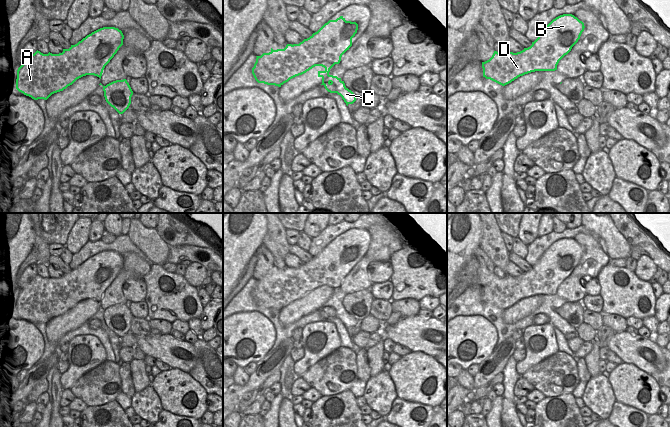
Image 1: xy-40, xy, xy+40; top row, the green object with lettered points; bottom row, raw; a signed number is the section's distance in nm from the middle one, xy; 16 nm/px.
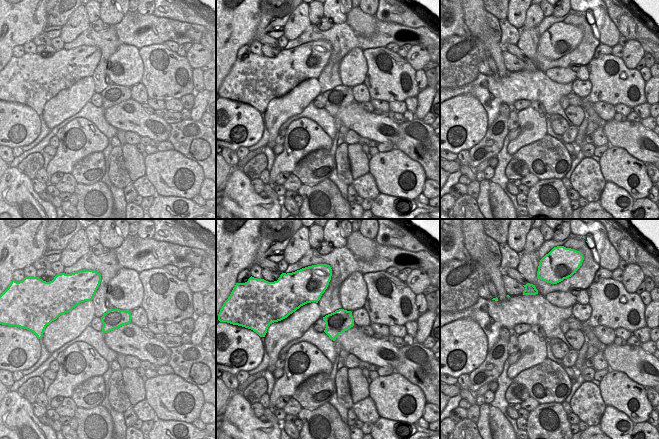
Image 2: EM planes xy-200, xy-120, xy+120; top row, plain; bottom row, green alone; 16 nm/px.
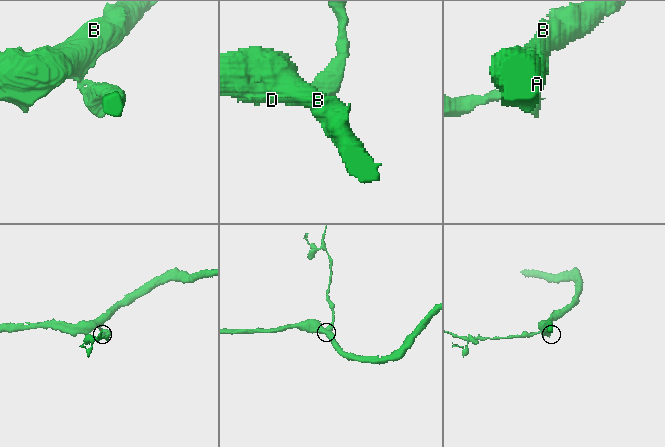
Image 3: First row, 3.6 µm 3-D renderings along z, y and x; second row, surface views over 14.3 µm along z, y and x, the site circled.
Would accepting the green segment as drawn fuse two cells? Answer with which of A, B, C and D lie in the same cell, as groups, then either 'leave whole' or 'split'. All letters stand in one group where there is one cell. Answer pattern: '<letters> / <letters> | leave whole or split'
A B D / C | split

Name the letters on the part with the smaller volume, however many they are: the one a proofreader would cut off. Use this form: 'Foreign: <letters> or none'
Foreign: C

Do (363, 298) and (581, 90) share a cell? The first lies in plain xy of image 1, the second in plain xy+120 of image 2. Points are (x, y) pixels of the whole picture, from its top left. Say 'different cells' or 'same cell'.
same cell

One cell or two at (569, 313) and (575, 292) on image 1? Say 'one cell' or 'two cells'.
two cells

